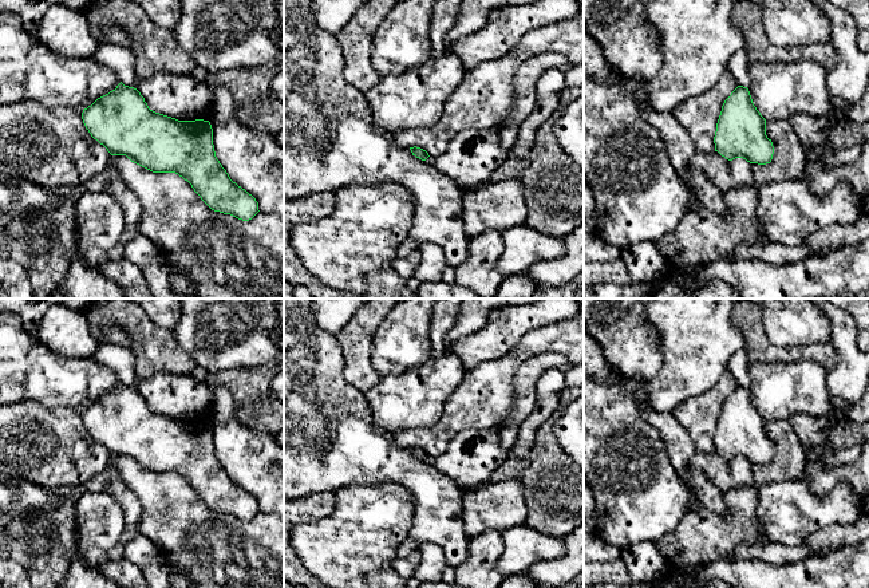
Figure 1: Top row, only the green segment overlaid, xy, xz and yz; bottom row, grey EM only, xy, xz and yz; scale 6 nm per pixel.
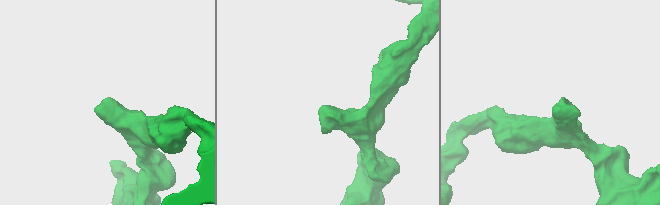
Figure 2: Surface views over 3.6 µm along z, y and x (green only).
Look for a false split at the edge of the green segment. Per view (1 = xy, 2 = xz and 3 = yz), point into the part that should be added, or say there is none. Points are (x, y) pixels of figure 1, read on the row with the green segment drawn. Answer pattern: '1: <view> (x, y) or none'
1: none
2: none
3: none

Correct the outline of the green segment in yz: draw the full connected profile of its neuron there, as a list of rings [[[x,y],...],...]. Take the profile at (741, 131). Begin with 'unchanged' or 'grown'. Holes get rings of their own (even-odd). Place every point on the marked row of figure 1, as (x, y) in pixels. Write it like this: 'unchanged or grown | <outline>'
unchanged | [[[738,86],[724,100],[714,137],[715,151],[728,161],[743,158],[750,163],[770,163],[774,154],[766,135],[766,119],[753,103],[747,87]]]

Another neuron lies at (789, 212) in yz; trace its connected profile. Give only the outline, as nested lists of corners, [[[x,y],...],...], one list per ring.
[[[696,150],[688,166],[702,170],[722,194],[743,186],[754,188],[757,220],[771,242],[799,246],[822,229],[857,222],[865,212],[865,201],[844,182],[825,196],[814,194],[802,177],[757,183],[750,162],[743,158],[728,161],[718,151]]]

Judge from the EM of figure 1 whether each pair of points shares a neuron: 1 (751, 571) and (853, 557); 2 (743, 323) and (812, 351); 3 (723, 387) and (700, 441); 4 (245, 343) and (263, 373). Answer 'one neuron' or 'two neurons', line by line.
1: one neuron
2: one neuron
3: one neuron
4: two neurons

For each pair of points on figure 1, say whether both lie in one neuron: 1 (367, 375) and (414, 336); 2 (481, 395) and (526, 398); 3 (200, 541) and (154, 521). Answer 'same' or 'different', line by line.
1: different
2: different
3: same

